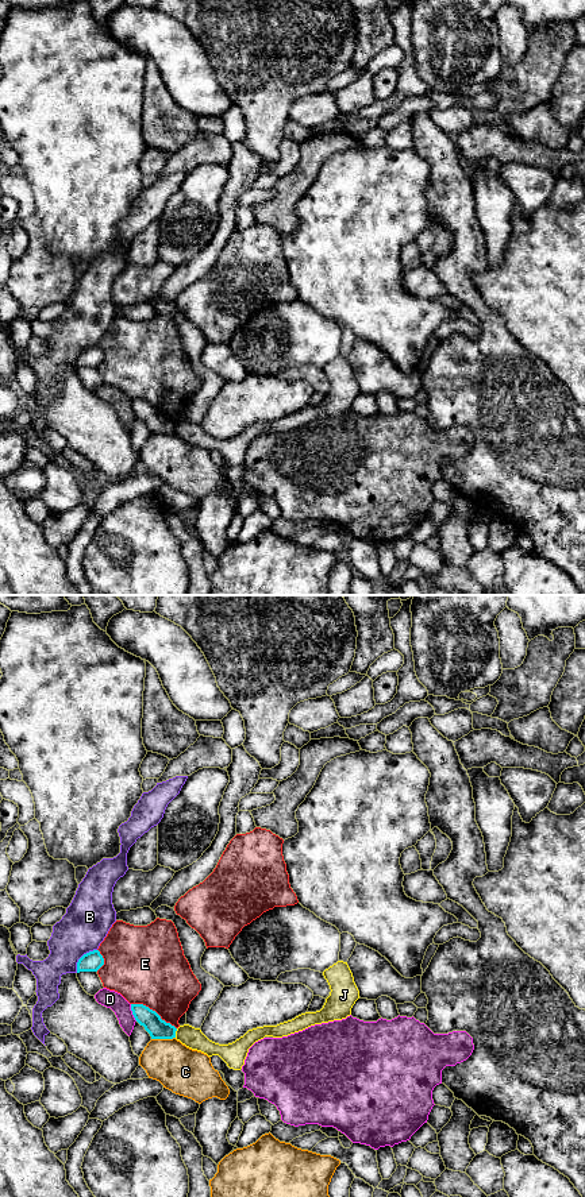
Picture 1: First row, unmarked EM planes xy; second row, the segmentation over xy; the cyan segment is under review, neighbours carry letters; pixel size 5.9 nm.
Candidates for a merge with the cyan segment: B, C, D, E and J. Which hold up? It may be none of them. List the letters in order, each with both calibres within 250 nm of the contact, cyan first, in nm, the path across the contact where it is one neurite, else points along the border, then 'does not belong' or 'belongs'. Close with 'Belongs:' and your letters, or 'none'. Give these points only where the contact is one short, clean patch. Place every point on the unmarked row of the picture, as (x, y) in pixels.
B: 120/280 nm | along xy (96, 344), (85, 348), (79, 355), (76, 367) | does not belong
C: 120/280 nm | does not belong
D: 120/110 nm | along xy (130, 400), (131, 409), (137, 416) | does not belong
E: 120/420 nm | does not belong
J: 120/120 nm | along xy (177, 424), (174, 432) | does not belong
Belongs: none

